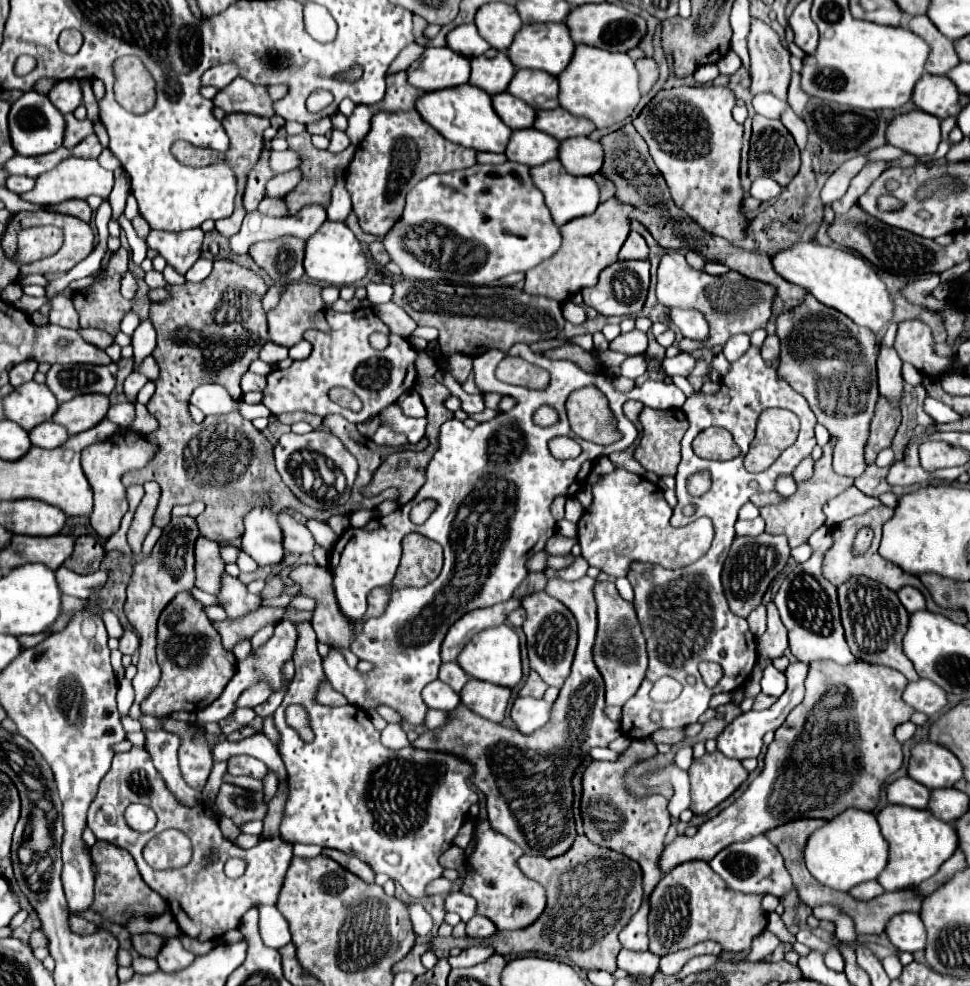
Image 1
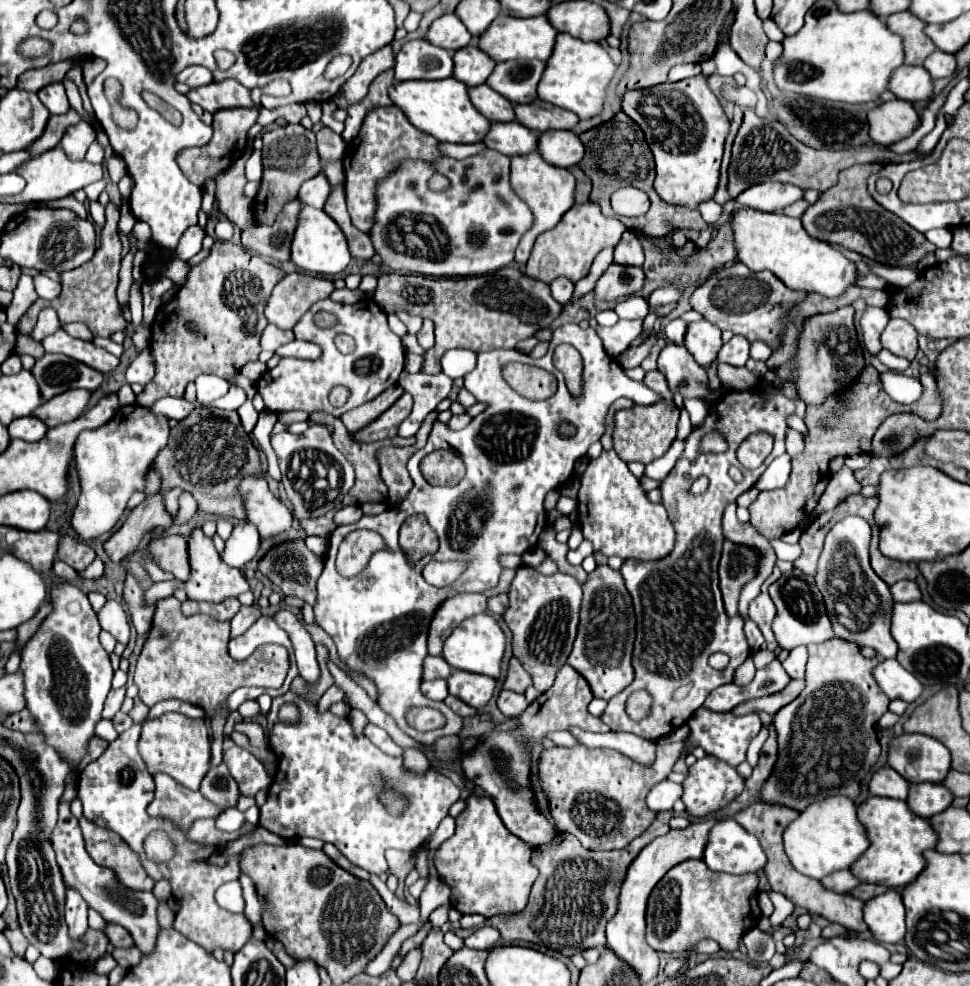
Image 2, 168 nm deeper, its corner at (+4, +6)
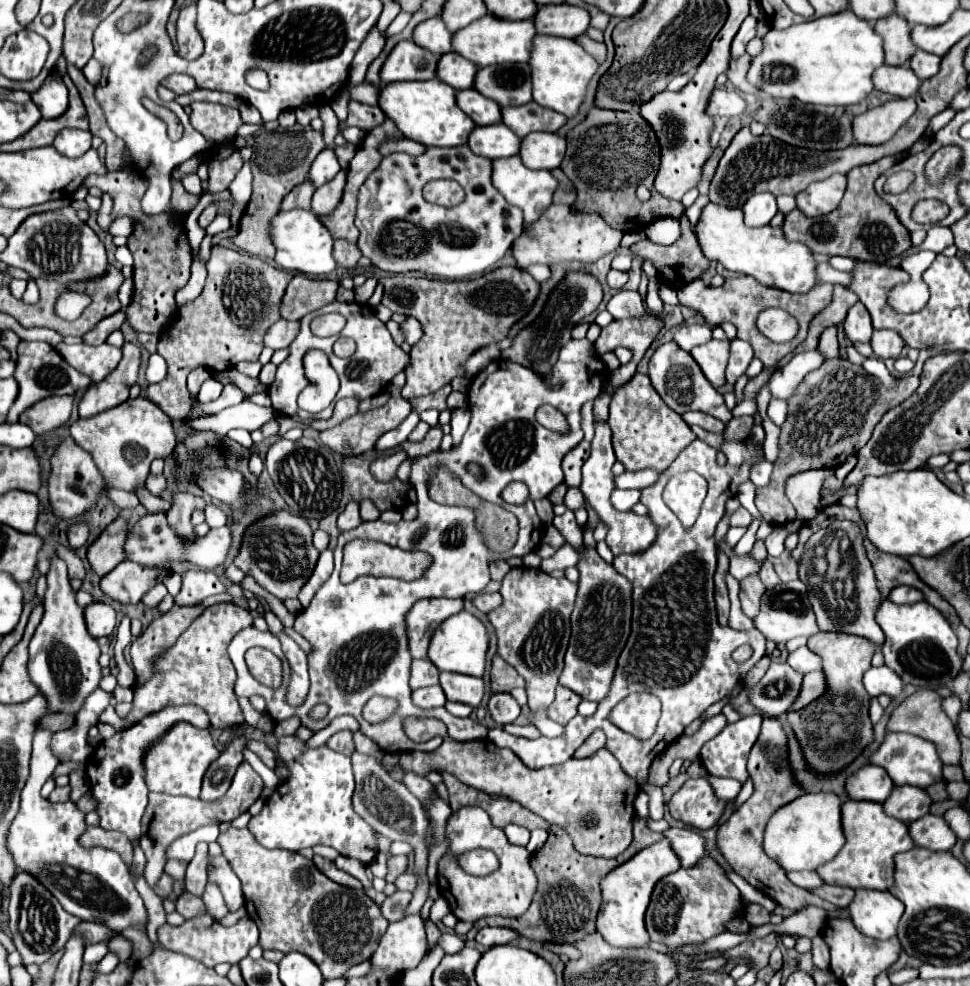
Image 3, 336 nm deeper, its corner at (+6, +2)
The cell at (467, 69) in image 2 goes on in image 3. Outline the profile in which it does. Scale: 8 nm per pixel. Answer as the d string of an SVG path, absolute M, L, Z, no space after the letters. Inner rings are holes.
M450 51L438 59L436 77L458 91L458 89L470 89L474 85L476 71L478 67L472 61Z

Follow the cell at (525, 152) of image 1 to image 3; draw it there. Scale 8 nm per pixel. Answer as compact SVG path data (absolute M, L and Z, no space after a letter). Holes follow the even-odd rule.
M496 123L476 127L468 137L468 147L472 149L472 153L488 159L512 157L520 149L520 139L512 133L512 129L508 129L502 123Z

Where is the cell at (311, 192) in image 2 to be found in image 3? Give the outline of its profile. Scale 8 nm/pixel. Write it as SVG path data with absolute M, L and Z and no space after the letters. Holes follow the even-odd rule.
M324 149L312 163L310 169L310 181L314 183L314 187L320 187L324 183L328 183L336 173L340 171L340 163L336 159L334 149Z

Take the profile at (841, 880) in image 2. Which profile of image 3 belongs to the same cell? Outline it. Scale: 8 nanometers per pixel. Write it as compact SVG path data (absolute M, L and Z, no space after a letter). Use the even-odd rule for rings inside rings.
M790 871L788 879L804 889L812 889L812 887L820 887L824 881L814 873L814 871Z

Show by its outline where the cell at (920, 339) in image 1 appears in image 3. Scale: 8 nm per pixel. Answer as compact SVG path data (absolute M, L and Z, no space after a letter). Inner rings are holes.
M874 331L870 339L874 357L878 359L898 359L900 351L904 349L904 341L896 331Z

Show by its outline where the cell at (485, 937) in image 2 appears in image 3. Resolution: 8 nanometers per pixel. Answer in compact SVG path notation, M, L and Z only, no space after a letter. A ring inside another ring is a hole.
M484 927L476 935L476 941L484 949L490 949L490 947L496 947L496 945L508 945L514 939L520 939L520 933L506 929L506 927Z

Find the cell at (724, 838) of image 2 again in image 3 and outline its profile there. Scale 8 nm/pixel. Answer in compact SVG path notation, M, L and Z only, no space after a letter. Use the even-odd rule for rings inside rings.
M668 827L664 833L664 839L672 845L672 851L676 857L680 857L680 867L692 867L702 859L704 853L704 839L692 831L692 829L682 829L682 827Z

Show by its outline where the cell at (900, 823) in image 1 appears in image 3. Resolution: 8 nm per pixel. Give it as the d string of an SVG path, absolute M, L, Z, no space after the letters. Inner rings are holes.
M844 801L842 803L842 829L844 829L844 849L836 855L836 859L828 861L826 865L820 865L816 873L822 877L828 885L840 885L850 889L878 889L886 891L892 887L892 873L894 873L894 855L900 851L908 851L914 847L908 827L886 815L882 809L882 803L874 801Z

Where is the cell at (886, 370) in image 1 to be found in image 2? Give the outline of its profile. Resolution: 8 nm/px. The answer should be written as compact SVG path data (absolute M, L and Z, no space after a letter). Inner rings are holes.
M866 307L864 315L862 315L862 337L864 337L864 347L874 355L878 357L878 353L884 349L882 343L880 343L880 335L882 335L882 329L888 325L890 317L888 317L888 311L886 309L880 309L880 307Z

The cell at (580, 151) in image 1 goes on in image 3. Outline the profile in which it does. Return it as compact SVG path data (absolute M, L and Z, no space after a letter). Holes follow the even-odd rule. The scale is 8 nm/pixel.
M530 133L520 143L518 157L528 169L556 169L566 153L566 139L556 133Z

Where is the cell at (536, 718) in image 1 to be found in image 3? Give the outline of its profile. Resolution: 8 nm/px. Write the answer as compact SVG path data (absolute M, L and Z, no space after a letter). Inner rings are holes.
M494 693L488 701L488 713L498 725L508 725L518 719L520 705L510 693Z

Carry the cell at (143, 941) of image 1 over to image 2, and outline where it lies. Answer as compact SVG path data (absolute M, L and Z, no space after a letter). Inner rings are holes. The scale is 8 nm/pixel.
M110 923L110 925L104 929L104 933L106 933L106 937L112 941L114 947L132 947L132 945L134 945L134 939L130 937L130 933L126 933L126 929L120 927L120 925Z

